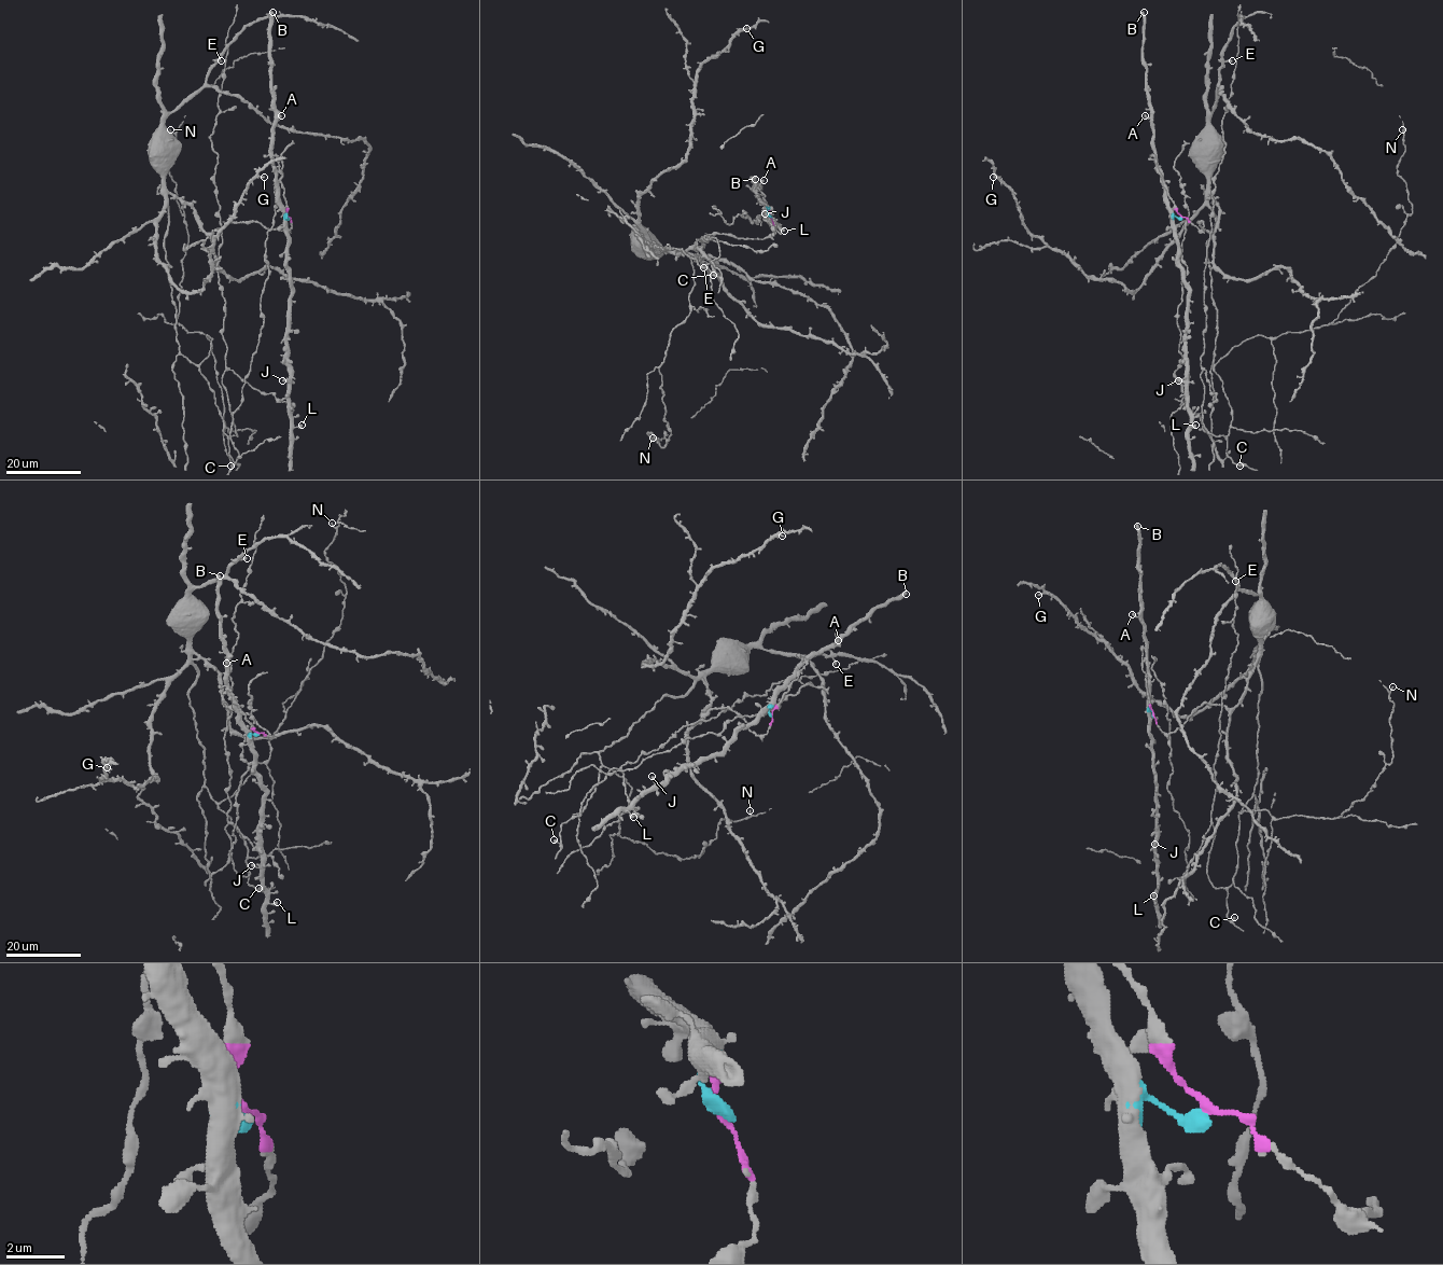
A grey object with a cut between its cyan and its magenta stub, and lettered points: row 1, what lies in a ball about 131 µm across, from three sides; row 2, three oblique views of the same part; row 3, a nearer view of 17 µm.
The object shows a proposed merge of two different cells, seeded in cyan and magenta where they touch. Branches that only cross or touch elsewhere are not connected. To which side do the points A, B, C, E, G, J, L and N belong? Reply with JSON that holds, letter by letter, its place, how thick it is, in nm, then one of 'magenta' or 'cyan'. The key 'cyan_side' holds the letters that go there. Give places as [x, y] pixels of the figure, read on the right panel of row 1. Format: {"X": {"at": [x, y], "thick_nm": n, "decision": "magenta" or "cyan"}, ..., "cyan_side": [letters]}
{"A": {"at": [1145, 115], "thick_nm": 340, "decision": "cyan"}, "B": {"at": [1144, 12], "thick_nm": 550, "decision": "cyan"}, "C": {"at": [1240, 466], "thick_nm": 400, "decision": "magenta"}, "E": {"at": [1232, 60], "thick_nm": 340, "decision": "magenta"}, "G": {"at": [993, 177], "thick_nm": 260, "decision": "magenta"}, "J": {"at": [1178, 380], "thick_nm": 440, "decision": "cyan"}, "L": {"at": [1195, 425], "thick_nm": 480, "decision": "cyan"}, "N": {"at": [1402, 129], "thick_nm": 180, "decision": "magenta"}, "cyan_side": ["A", "B", "J", "L"]}

